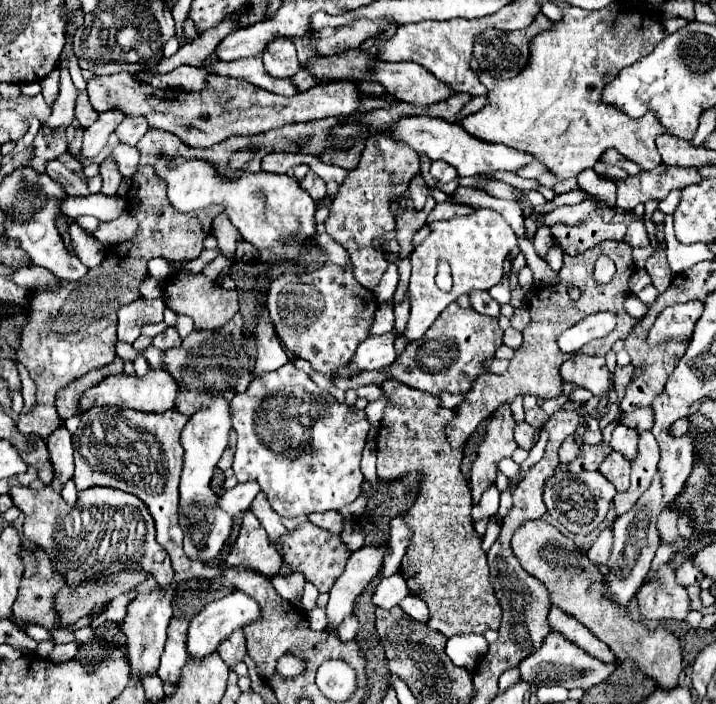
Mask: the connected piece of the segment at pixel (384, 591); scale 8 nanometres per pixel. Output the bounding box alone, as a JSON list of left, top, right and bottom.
[372,572,408,608]

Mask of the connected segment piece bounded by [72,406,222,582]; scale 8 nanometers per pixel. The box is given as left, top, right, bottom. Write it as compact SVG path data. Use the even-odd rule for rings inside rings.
M112 406L92 408L80 414L80 426L72 434L76 472L74 482L78 492L92 486L110 486L136 494L146 502L154 522L156 540L170 554L176 580L188 580L196 576L213 578L222 572L220 567L210 567L190 560L182 550L182 528L178 524L178 482L184 464L184 448L180 444L180 432L188 416L178 410L166 410L164 414L144 414L134 410L120 410Z

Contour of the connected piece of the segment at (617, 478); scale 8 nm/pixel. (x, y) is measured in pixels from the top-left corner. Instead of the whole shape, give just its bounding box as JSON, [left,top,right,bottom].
[598,452,630,490]

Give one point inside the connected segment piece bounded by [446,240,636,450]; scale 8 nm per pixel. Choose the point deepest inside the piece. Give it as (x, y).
(534, 367)

